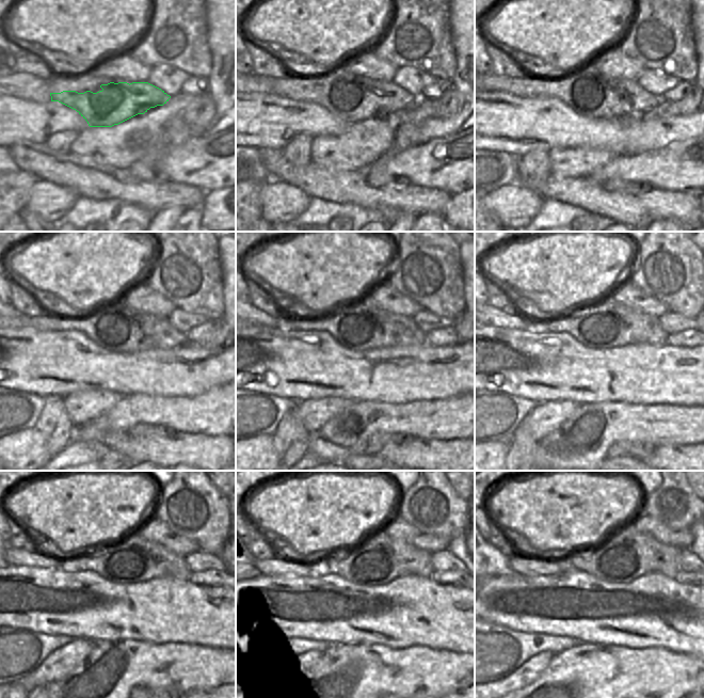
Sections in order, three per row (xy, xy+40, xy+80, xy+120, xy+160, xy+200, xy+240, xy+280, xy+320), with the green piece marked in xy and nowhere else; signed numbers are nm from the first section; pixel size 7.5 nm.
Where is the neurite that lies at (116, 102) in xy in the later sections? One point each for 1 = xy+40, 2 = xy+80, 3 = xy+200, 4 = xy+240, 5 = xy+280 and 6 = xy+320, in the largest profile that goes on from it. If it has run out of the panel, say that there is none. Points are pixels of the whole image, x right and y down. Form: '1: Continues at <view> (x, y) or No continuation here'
1: Continues at xy+40 (358, 102)
2: Continues at xy+80 (621, 97)
3: Continues at xy+200 (617, 333)
4: Continues at xy+240 (138, 570)
5: Continues at xy+280 (383, 568)
6: Continues at xy+320 (625, 566).

